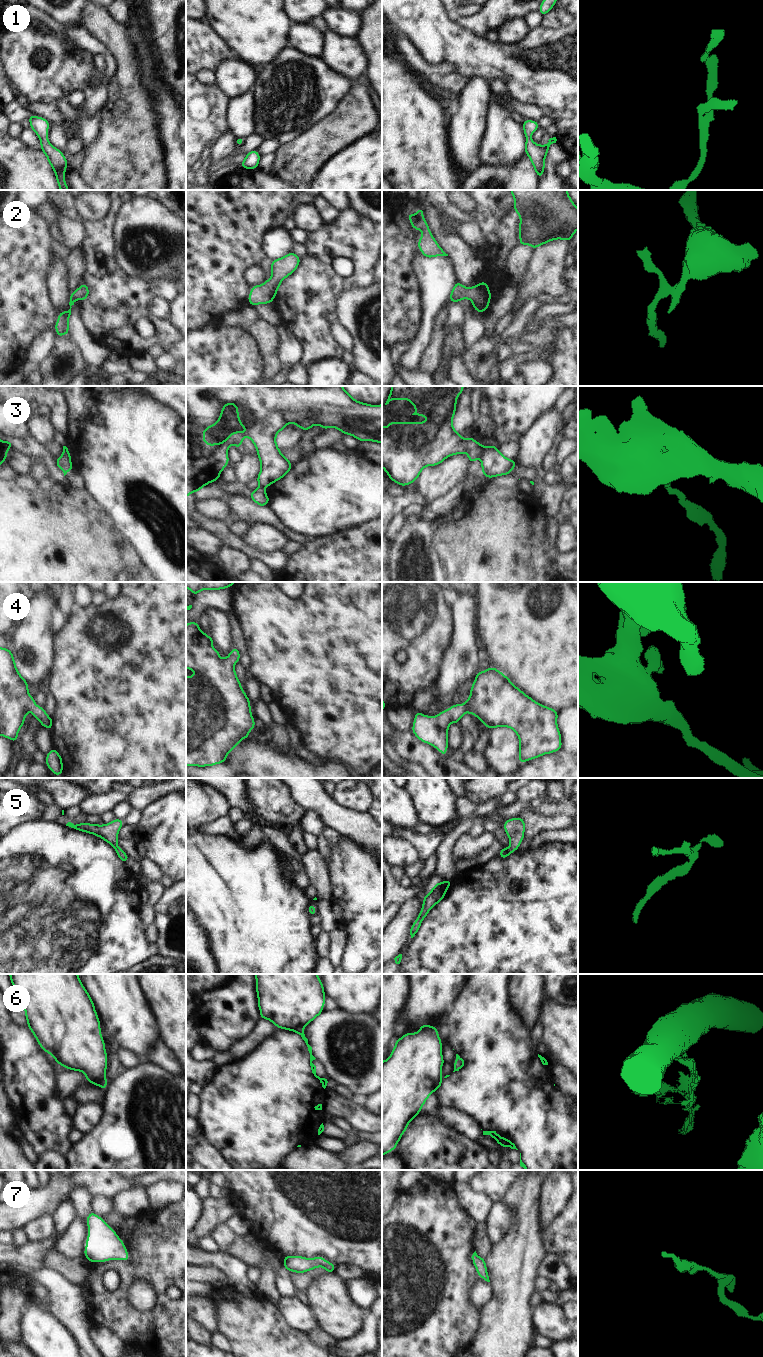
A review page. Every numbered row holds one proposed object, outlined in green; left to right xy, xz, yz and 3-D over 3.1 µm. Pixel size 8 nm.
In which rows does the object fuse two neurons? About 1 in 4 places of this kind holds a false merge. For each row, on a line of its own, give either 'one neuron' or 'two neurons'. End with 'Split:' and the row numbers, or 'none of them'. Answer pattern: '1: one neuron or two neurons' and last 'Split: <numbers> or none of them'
1: one neuron
2: one neuron
3: two neurons
4: one neuron
5: one neuron
6: two neurons
7: one neuron
Split: 3, 6

